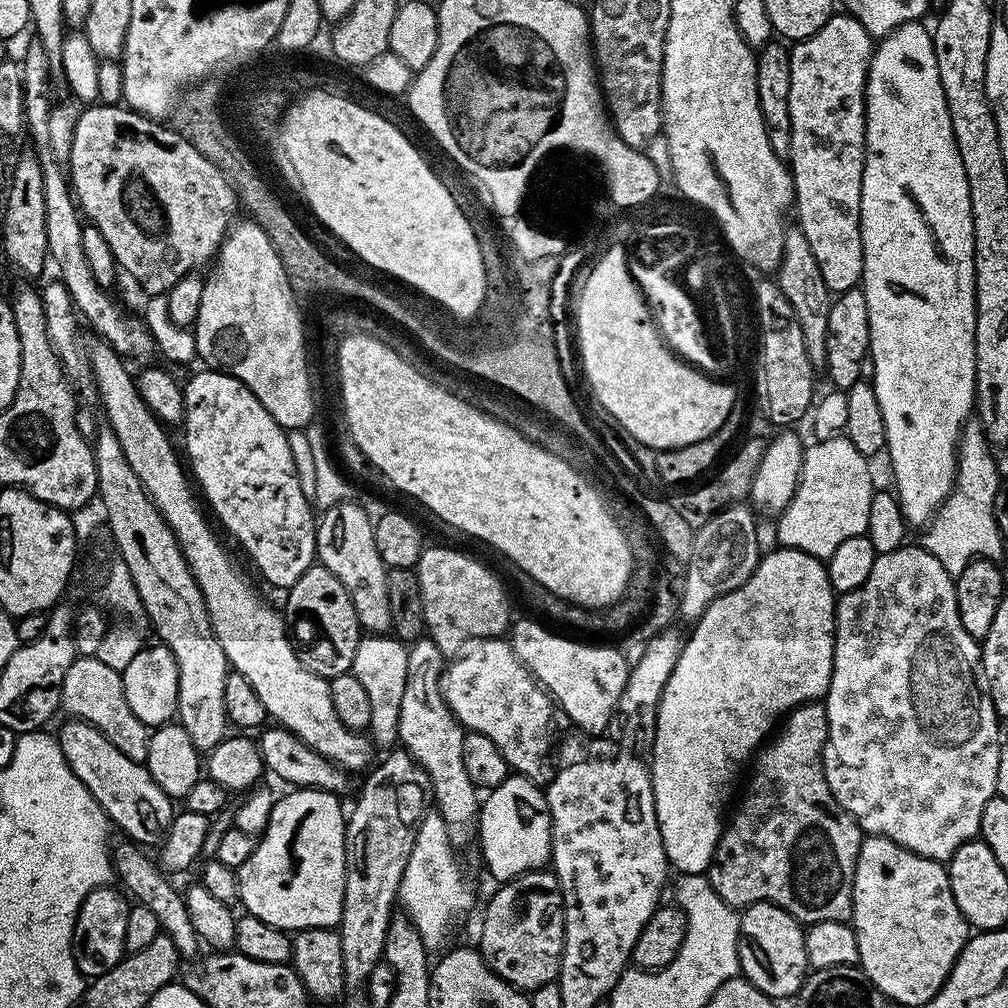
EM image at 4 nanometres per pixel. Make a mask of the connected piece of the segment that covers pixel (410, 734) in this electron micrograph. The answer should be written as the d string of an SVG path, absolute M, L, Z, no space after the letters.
M423 636L409 647L407 656L407 672L405 693L402 694L402 709L399 711L399 734L401 745L421 760L423 767L429 773L429 783L434 788L434 796L442 814L443 823L450 829L451 837L458 841L463 838L470 822L475 821L479 813L480 798L477 787L466 774L462 758L463 738L466 730L457 722L456 716L449 710L444 700L444 693L440 690L440 678L446 666L445 656L429 636Z

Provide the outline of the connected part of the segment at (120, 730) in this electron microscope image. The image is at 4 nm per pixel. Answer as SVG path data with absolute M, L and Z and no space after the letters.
M77 656L62 680L60 703L69 717L93 724L106 739L118 746L118 750L122 750L122 754L126 754L126 758L139 764L147 761L149 725L143 724L134 710L130 710L122 673L106 666L106 662L97 656Z

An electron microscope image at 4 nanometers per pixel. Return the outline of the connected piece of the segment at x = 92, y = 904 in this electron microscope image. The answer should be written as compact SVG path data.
M105 886L95 888L82 902L76 915L76 925L72 935L72 953L80 975L85 978L95 978L106 974L126 955L126 918L130 907L129 901L124 901L123 891L115 892L115 887Z

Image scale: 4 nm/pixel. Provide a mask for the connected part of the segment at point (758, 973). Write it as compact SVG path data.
M769 900L747 905L739 917L740 972L744 979L773 998L795 997L810 971L808 951L804 945L806 932L800 921Z

